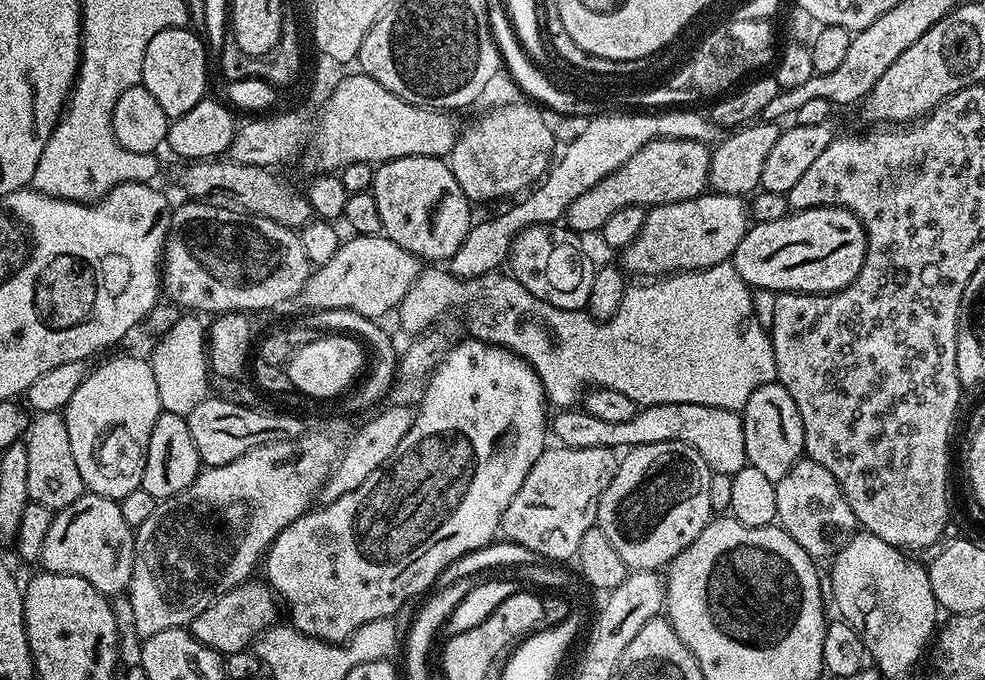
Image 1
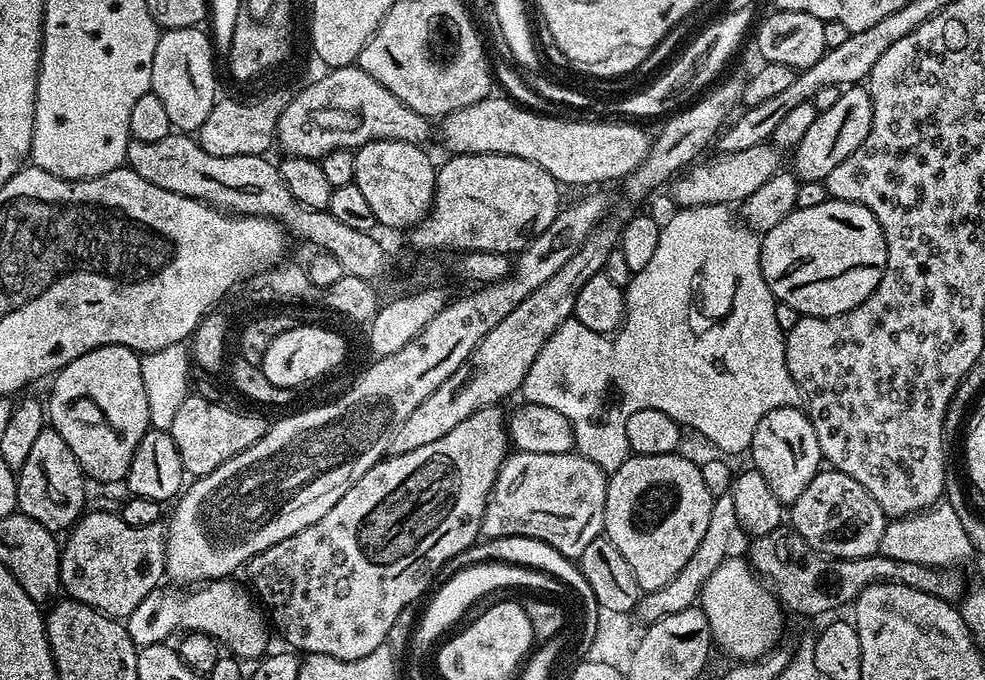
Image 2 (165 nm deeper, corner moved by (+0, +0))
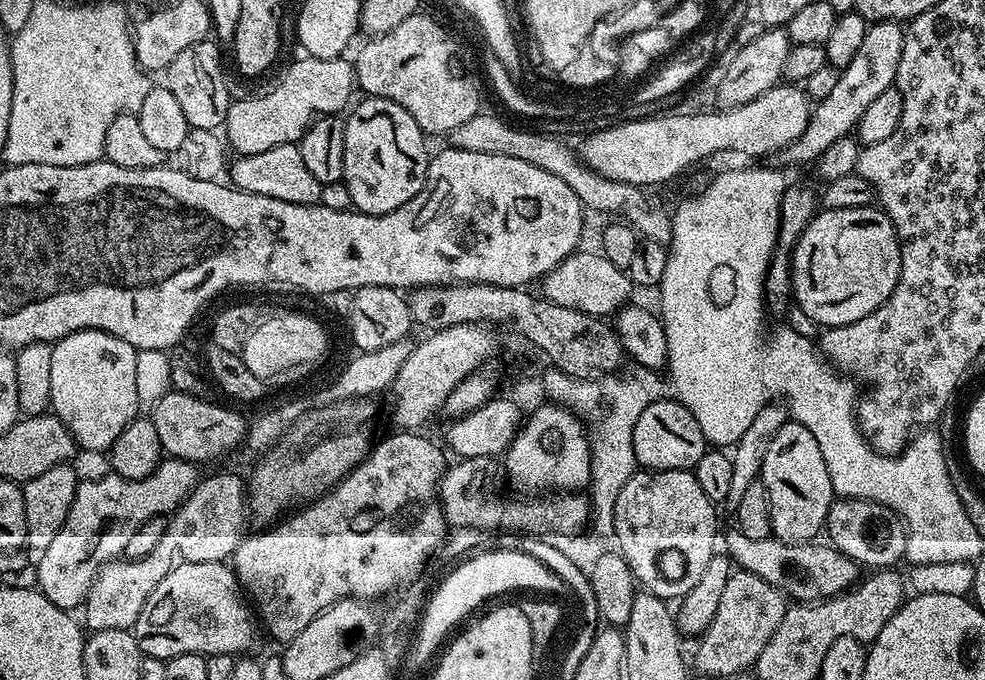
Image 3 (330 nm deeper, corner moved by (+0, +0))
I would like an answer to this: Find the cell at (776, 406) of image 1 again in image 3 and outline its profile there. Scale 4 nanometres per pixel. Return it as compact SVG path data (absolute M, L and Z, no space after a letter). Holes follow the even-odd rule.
M789 422L774 434L770 450L762 462L759 479L764 481L770 494L770 518L772 536L787 544L806 544L817 539L825 531L828 511L834 499L830 470L814 434L806 426Z

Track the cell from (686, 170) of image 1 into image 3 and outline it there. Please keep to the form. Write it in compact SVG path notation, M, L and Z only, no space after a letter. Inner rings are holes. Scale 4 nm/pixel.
M877 20L869 23L862 39L862 46L855 51L850 64L843 68L831 94L826 94L812 109L806 130L800 139L785 148L782 159L788 164L811 165L824 153L826 146L838 142L838 138L849 135L859 125L862 114L870 110L870 102L882 94L882 90L893 87L898 74L898 58L902 58L905 29L894 20Z

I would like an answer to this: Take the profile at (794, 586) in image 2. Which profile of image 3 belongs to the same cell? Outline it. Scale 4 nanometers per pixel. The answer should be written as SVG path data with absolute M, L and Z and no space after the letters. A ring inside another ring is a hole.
M739 530L728 536L726 552L737 569L758 574L762 582L770 582L792 602L818 604L821 600L833 600L853 587L861 579L862 568L846 554L833 548L831 543L809 542L787 544L775 538L755 540L746 538Z

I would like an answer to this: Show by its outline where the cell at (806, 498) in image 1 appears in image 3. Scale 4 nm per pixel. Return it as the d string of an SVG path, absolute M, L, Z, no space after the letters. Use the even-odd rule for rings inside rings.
M836 498L828 511L826 536L833 548L857 564L869 564L872 570L888 570L904 560L908 534L903 520L894 510L876 504L873 500Z

